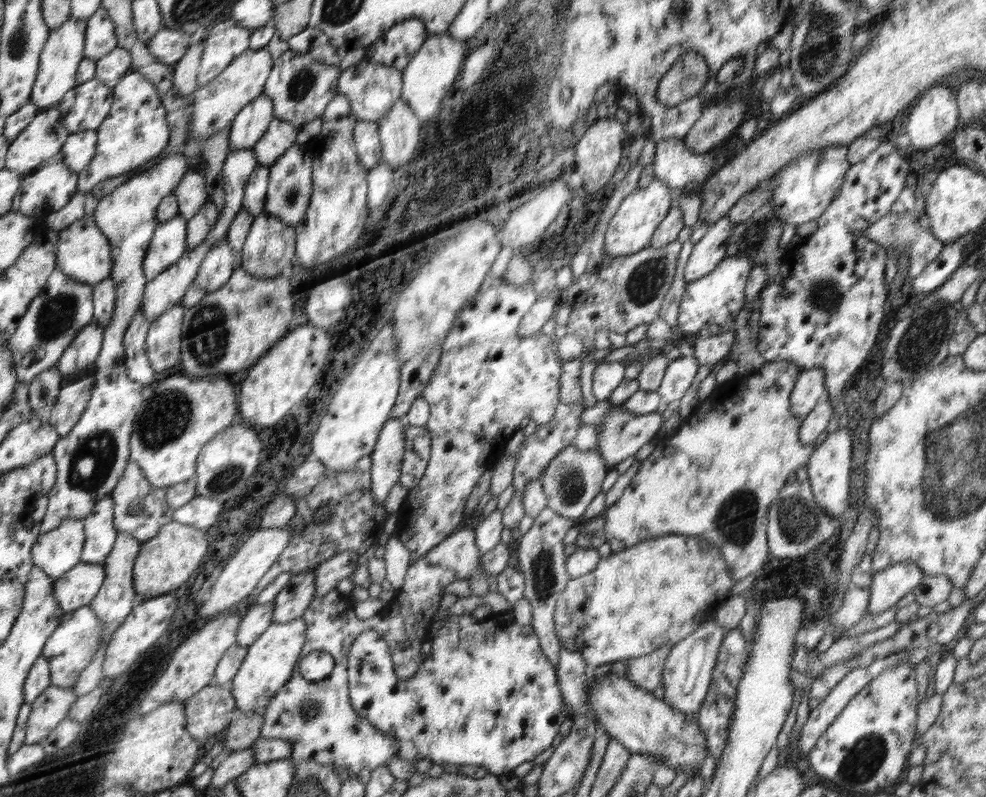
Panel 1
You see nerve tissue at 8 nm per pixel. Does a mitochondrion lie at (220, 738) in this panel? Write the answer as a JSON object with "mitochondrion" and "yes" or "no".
{"mitochondrion":"no"}

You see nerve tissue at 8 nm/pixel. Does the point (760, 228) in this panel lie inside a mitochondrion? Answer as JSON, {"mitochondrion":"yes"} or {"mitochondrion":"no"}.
{"mitochondrion":"yes"}

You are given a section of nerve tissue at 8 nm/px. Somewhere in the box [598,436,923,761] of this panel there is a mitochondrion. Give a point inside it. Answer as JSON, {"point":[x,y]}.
{"point":[735,521]}

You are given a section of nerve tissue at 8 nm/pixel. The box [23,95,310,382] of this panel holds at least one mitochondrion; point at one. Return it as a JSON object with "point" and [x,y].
{"point":[208,332]}

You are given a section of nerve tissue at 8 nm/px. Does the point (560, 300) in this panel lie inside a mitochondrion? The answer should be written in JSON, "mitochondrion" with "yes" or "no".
{"mitochondrion":"no"}

